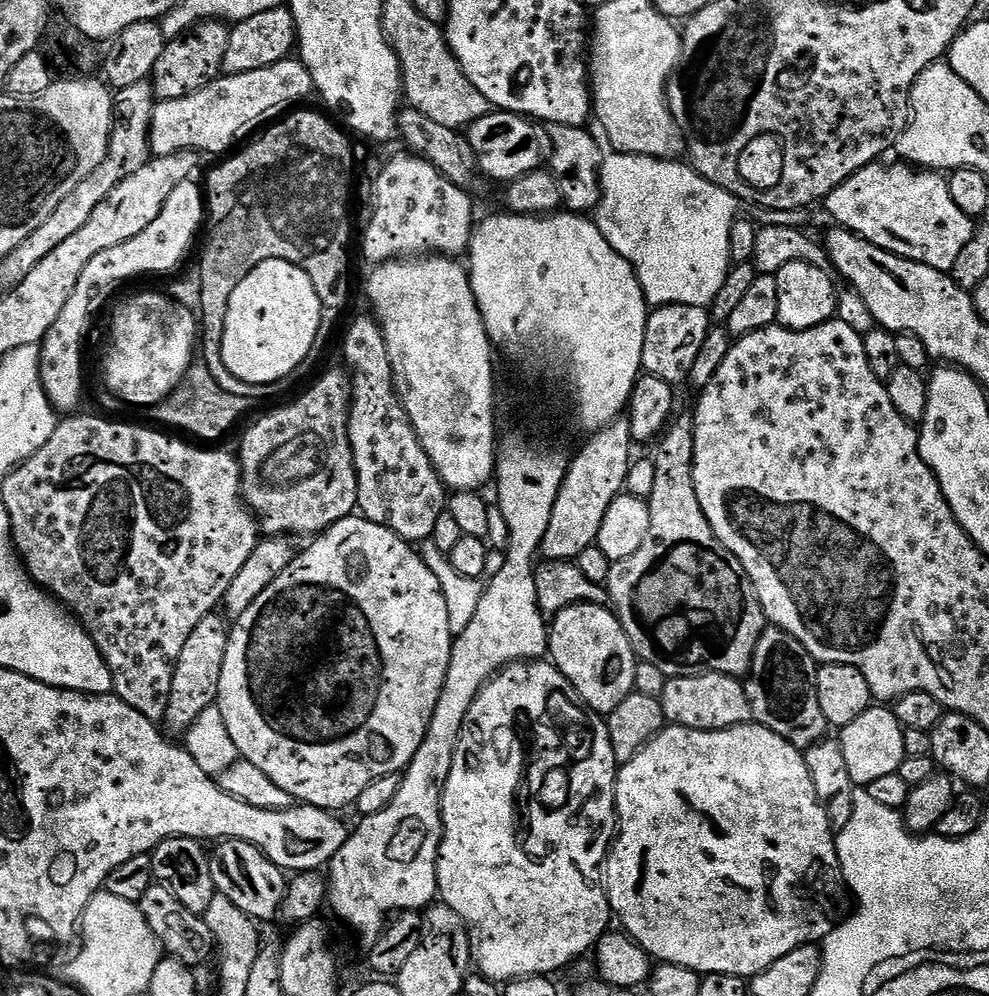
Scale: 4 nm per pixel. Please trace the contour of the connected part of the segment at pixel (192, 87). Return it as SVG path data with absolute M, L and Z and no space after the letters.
M223 19L201 20L200 23L183 29L167 41L162 50L162 58L154 66L150 83L157 101L186 98L208 84L220 79L224 72L224 55L228 45L230 28Z

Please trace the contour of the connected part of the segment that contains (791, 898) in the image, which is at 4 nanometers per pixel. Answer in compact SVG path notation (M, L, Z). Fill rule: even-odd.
M755 722L715 730L665 727L642 751L634 754L630 762L619 765L616 774L616 815L618 835L606 861L608 905L612 907L615 919L624 923L623 931L657 961L686 966L701 974L713 972L751 978L766 970L766 966L778 962L778 958L786 958L790 950L798 950L798 946L819 945L836 929L841 919L840 906L846 885L842 861L836 853L832 823L828 821L824 805L814 790L803 751L786 742L786 738L774 734L774 730Z

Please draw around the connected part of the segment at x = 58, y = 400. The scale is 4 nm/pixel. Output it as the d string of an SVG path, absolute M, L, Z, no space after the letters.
M195 179L182 182L170 193L170 198L162 206L162 214L134 238L122 242L122 246L110 246L102 254L94 254L86 262L86 270L74 286L74 294L66 301L62 314L54 321L54 326L44 335L40 349L40 381L48 395L48 401L60 414L77 411L80 399L84 396L84 339L92 328L92 319L100 308L100 303L112 292L115 284L132 280L143 272L168 272L184 260L192 239L201 231L206 220L206 199L201 185Z

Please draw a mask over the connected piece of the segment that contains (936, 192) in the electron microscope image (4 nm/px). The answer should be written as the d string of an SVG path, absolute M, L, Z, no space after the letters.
M877 162L858 170L823 200L822 208L836 219L835 223L839 227L856 233L863 240L869 240L874 246L893 252L895 256L905 256L907 260L925 264L939 272L951 273L962 246L966 246L972 237L973 217L958 210L954 198L950 198L947 179L939 171L917 170L904 162L895 163L887 168L884 162Z

